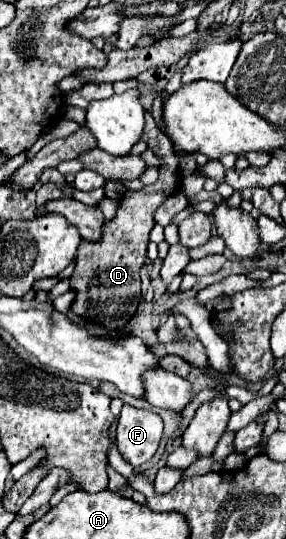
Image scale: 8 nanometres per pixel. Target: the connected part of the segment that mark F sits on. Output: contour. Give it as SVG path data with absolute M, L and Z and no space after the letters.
M125 404L117 424L117 448L131 466L141 466L155 456L161 432L161 416Z

